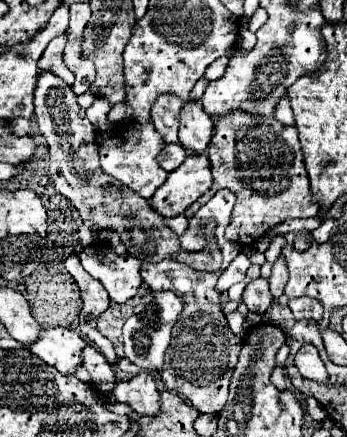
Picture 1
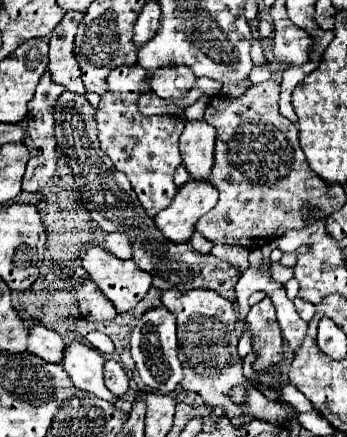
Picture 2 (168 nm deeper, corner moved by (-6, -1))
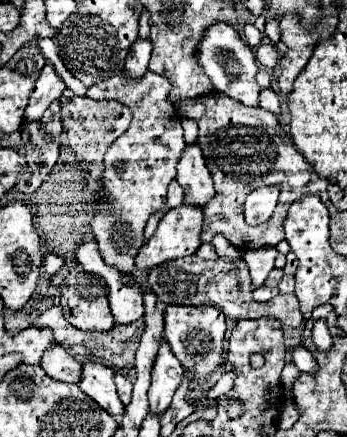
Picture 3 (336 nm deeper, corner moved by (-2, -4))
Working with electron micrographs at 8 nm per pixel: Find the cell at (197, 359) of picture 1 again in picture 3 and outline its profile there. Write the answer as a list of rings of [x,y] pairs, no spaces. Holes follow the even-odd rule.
[[[167,306],[165,308],[165,340],[171,352],[179,358],[187,372],[195,376],[209,376],[219,370],[225,350],[225,316],[217,308],[195,306]]]

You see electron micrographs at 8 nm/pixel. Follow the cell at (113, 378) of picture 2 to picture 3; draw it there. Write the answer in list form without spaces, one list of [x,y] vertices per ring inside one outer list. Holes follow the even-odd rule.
[[[117,374],[115,376],[115,384],[117,384],[117,392],[119,392],[119,398],[121,398],[121,402],[127,406],[129,402],[131,402],[131,382],[123,376],[123,374]]]

